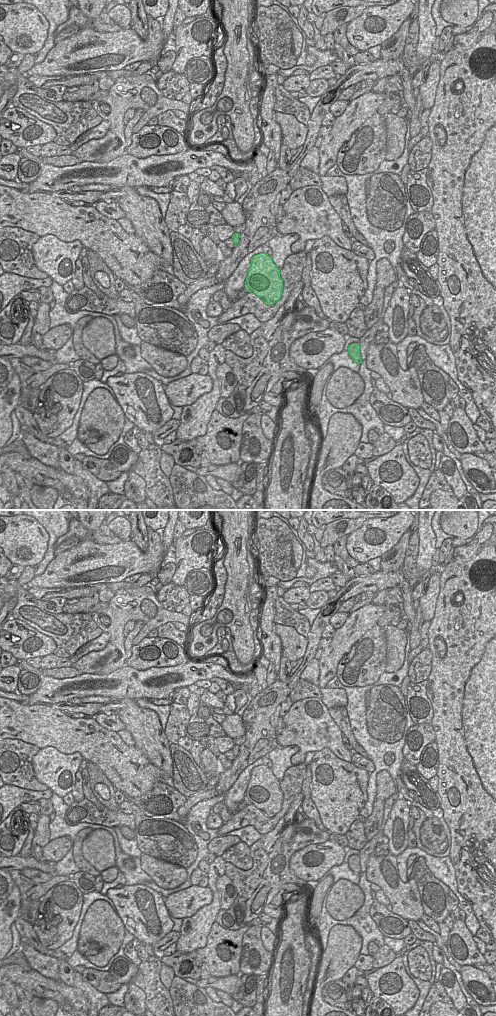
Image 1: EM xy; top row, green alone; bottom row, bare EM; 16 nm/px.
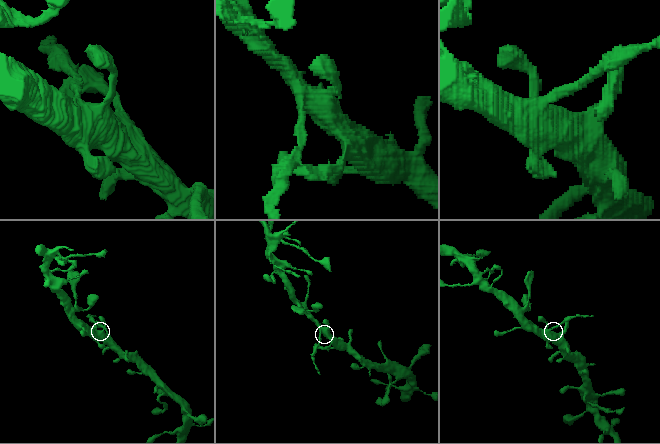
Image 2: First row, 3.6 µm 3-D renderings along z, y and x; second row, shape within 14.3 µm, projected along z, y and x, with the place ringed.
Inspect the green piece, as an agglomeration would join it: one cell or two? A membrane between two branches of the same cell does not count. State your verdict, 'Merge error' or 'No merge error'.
Merge error

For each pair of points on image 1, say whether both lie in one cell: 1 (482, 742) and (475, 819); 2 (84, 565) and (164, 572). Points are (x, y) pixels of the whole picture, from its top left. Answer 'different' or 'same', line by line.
1: same
2: different

